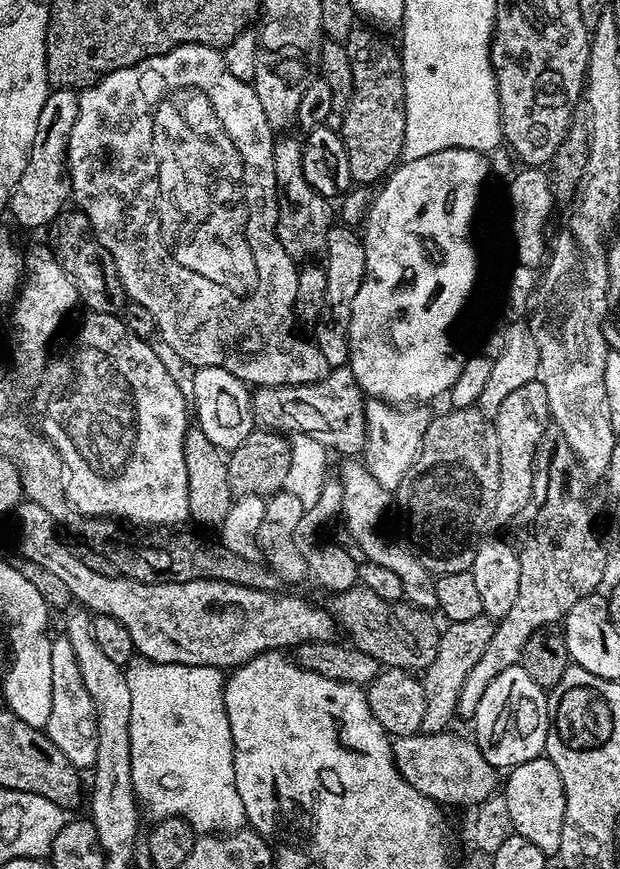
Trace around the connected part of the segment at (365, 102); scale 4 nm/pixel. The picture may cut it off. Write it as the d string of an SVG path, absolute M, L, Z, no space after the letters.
M355 28L344 42L351 60L354 90L338 132L345 144L352 182L377 185L403 155L405 140L404 79L397 47L382 36Z

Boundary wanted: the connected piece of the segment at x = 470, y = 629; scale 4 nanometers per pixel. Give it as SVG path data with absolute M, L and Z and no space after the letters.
M486 615L465 621L454 621L441 631L438 654L434 654L434 662L423 669L422 681L426 696L426 714L420 726L421 733L443 732L449 727L451 720L457 719L456 707L458 706L458 694L462 690L462 682L466 682L466 674L482 658L486 645L490 638L494 638L496 624Z

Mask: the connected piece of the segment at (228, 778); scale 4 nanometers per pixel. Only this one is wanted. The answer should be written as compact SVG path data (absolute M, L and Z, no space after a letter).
M132 662L127 665L126 675L130 686L130 766L132 767L132 789L136 792L139 807L157 821L168 816L179 816L196 830L215 830L220 834L235 834L245 827L246 810L242 798L238 798L238 786L234 778L234 746L230 734L227 708L224 705L225 673L210 666L186 666L185 664L154 664Z

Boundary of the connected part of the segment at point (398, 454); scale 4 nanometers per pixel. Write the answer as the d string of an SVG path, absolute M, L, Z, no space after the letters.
M375 398L367 399L364 408L369 435L374 438L378 435L380 438L379 444L374 448L377 458L367 459L367 468L384 488L397 491L405 483L413 462L416 461L417 454L424 444L425 435L434 415L433 409L430 410L431 407L426 404L399 408Z

